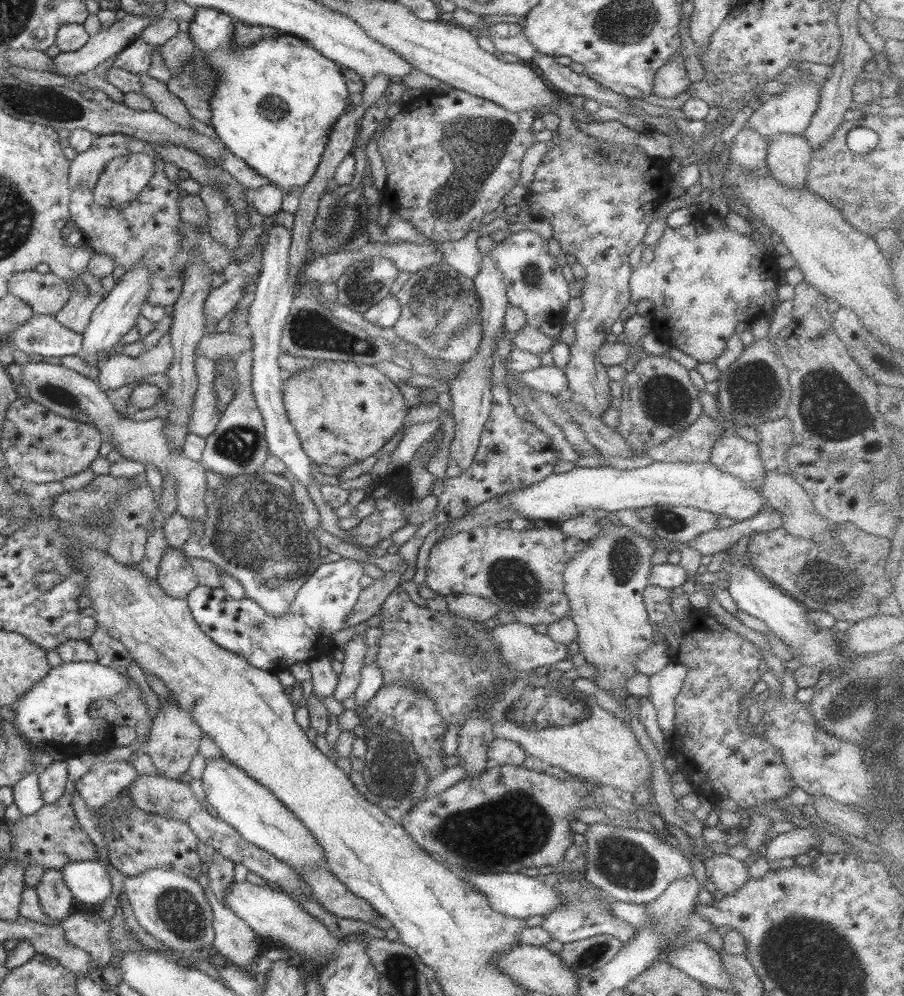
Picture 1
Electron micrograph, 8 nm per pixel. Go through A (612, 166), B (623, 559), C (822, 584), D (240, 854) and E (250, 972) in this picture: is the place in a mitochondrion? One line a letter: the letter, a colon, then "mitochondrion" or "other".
A: mitochondrion
B: mitochondrion
C: mitochondrion
D: other
E: other

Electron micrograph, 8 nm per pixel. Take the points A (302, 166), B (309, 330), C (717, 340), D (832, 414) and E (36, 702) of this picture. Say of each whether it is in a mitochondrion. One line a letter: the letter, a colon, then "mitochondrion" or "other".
A: other
B: mitochondrion
C: other
D: mitochondrion
E: other

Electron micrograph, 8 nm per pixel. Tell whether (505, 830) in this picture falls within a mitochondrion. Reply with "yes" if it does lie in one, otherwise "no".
yes

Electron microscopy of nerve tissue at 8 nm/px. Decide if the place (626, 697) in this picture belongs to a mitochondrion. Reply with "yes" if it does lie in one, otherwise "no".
no

